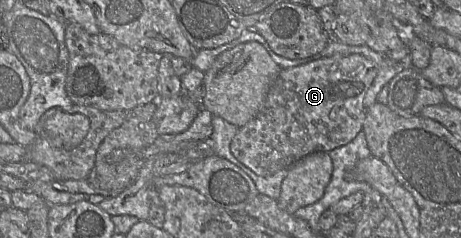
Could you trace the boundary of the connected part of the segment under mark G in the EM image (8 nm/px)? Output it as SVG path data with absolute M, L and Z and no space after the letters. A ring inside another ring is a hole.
M336 54L283 68L259 113L234 136L233 154L256 174L269 176L311 153L348 144L363 130L364 98L378 72L376 63L360 54Z

